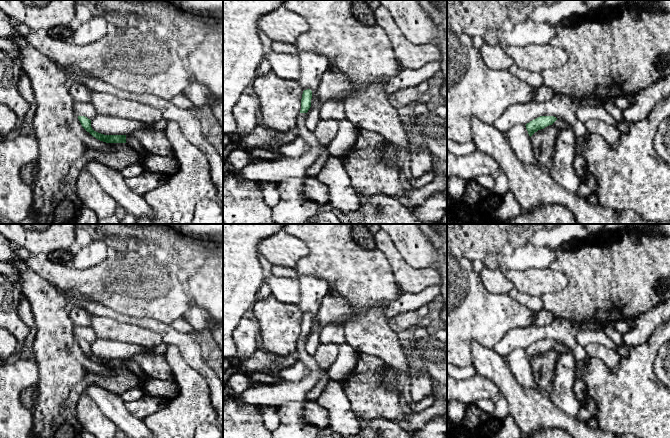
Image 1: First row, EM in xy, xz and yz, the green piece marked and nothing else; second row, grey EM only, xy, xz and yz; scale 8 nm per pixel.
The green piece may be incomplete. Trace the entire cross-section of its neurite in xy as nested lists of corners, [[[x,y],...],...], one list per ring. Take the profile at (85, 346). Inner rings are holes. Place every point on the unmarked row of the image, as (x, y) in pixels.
[[[78,340],[82,351],[96,363],[106,367],[126,367],[126,359],[104,359],[94,355],[91,351],[91,344],[85,340]]]

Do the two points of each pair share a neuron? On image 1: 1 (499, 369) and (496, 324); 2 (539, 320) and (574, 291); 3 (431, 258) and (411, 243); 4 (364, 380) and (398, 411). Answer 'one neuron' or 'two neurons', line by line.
1: two neurons
2: two neurons
3: one neuron
4: one neuron

